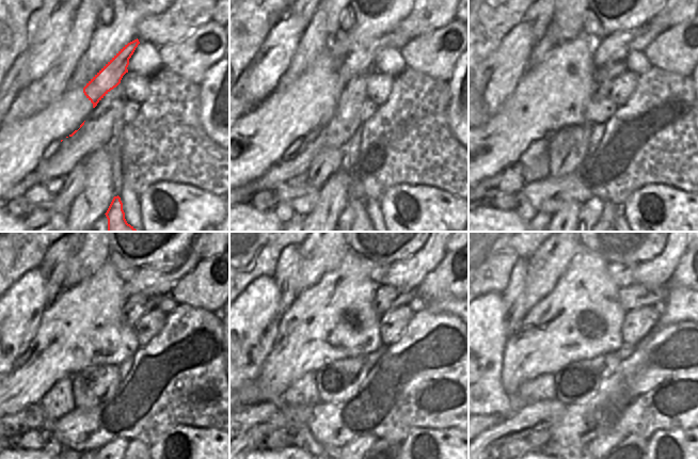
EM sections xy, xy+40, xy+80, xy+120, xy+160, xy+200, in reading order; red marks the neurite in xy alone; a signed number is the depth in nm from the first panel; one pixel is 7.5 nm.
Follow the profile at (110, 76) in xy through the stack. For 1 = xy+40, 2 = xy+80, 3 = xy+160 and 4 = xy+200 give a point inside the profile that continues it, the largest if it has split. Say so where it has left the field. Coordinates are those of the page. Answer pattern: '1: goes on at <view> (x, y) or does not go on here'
1: goes on at xy+40 (360, 61)
2: goes on at xy+80 (609, 48)
3: goes on at xy+160 (408, 274)
4: goes on at xy+200 (657, 271)

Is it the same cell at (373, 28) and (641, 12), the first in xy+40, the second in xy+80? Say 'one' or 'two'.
one

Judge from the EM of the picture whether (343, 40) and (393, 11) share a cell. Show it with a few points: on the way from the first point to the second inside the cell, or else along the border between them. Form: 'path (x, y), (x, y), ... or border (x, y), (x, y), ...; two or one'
path (355, 36), (380, 14); one

